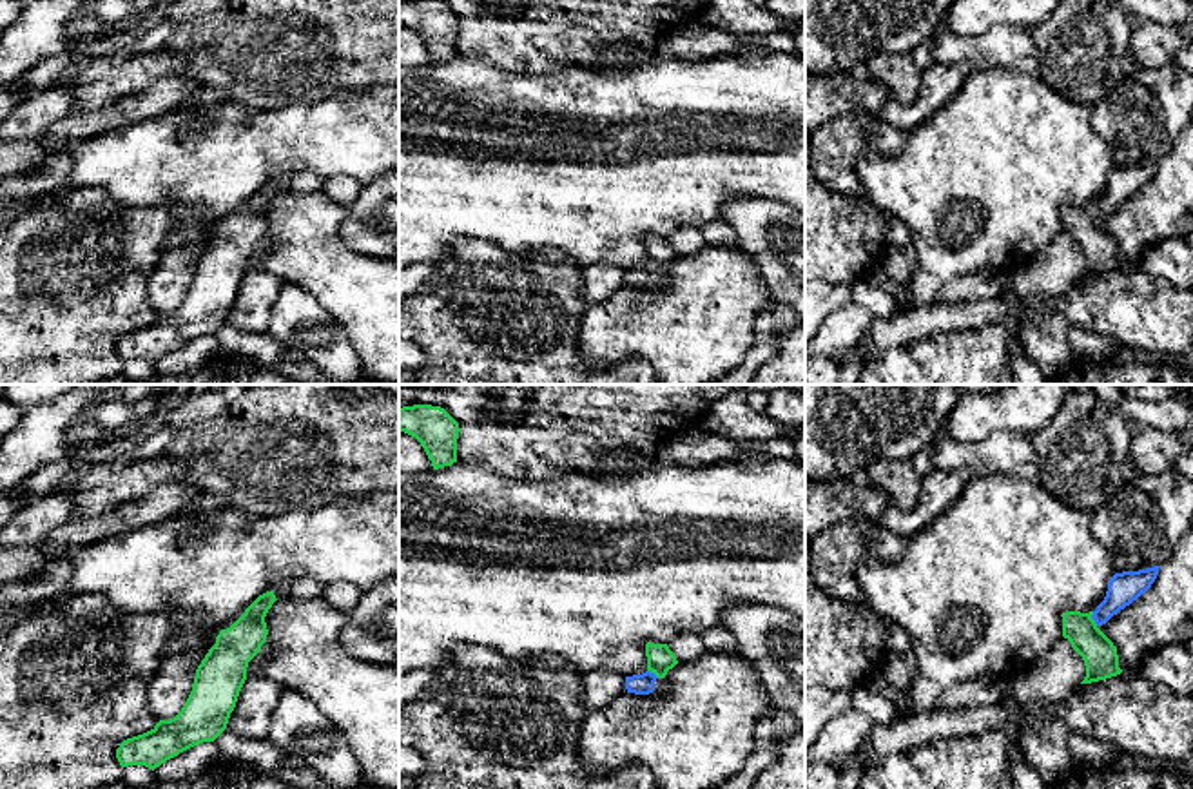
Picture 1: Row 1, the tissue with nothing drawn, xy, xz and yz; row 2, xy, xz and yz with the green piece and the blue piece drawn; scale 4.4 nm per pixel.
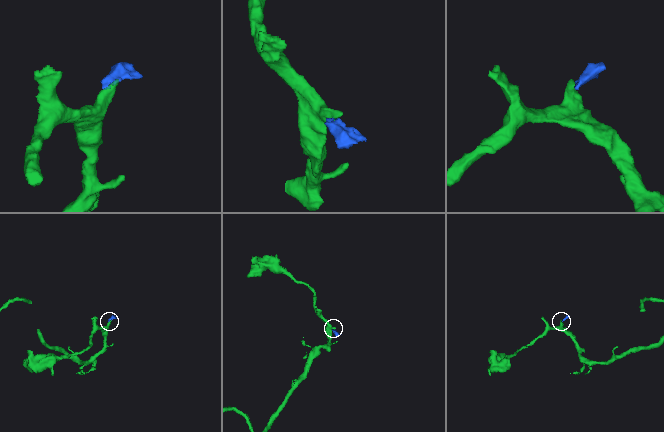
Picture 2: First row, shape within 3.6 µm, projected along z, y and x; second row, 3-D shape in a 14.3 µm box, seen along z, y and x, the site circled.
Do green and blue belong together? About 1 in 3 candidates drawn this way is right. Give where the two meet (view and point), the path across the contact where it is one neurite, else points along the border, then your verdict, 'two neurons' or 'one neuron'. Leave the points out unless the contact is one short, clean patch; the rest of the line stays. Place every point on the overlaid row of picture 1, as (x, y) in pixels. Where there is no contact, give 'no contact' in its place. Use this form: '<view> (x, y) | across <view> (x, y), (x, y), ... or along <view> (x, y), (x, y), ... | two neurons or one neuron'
yz (1092, 619) | across yz (1099, 655), (1092, 644), (1092, 619), (1125, 588) | one neuron

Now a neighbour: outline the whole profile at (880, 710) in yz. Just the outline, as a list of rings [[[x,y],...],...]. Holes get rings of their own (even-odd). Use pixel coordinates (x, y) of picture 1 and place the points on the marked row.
[[[868,687],[852,691],[852,707],[868,716],[872,724],[890,724],[897,716],[897,706]]]

